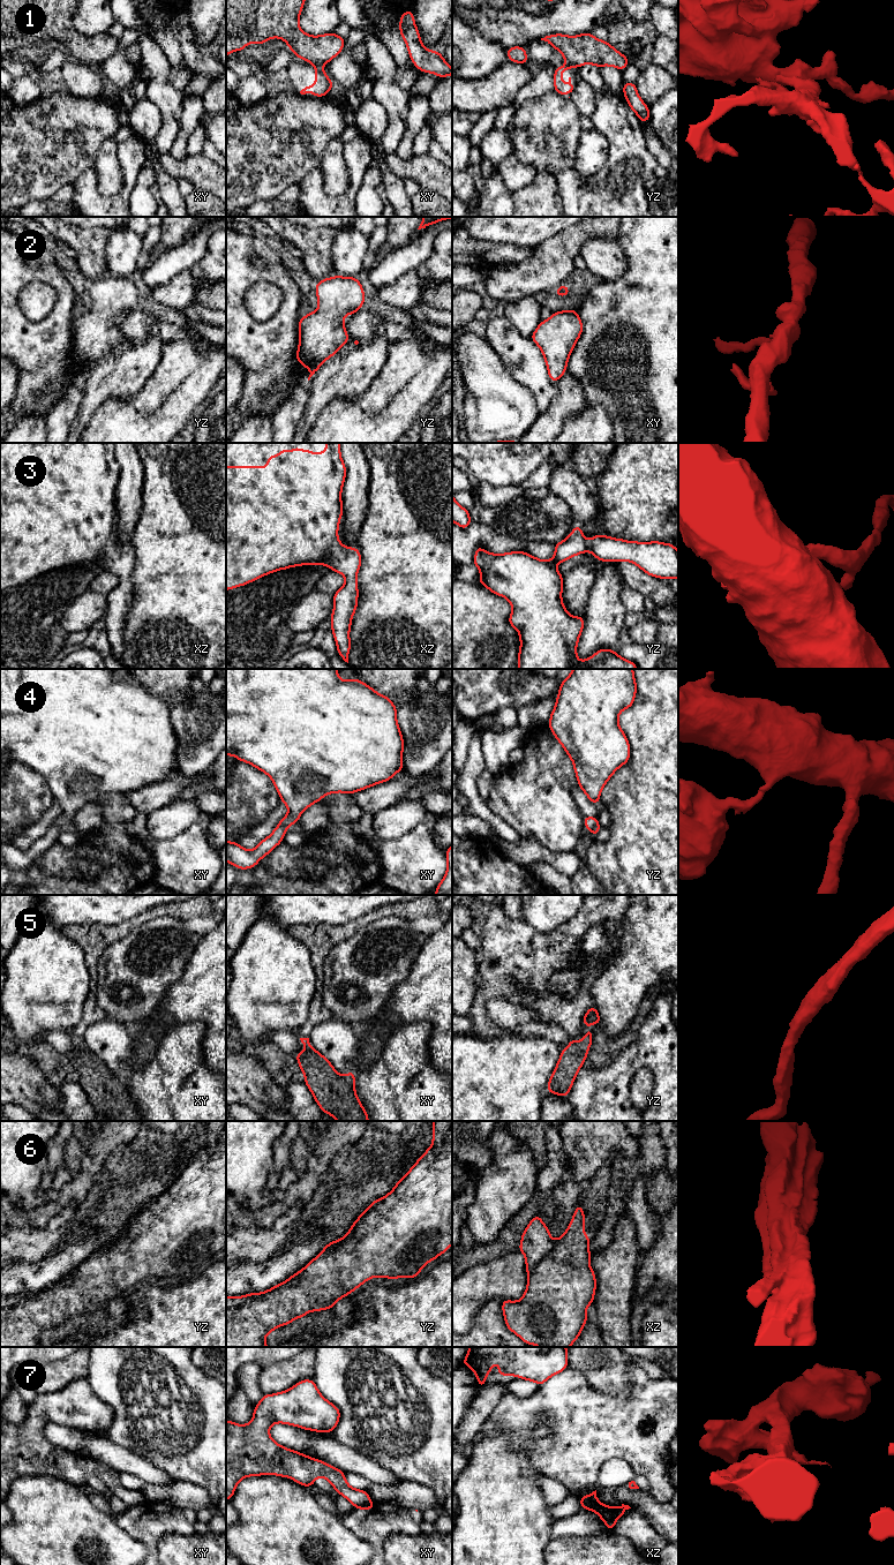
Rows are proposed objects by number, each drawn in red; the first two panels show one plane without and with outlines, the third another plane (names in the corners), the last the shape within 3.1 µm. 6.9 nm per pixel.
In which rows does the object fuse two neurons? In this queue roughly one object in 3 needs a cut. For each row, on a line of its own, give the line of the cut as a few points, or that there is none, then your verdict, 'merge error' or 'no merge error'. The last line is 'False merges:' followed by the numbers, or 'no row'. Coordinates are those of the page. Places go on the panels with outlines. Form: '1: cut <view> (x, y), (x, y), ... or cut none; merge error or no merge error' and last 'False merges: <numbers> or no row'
1: cut xy (314, 64), (320, 67); merge error
2: cut none; no merge error
3: cut none; no merge error
4: cut xy (278, 824), (286, 828); merge error
5: cut none; no merge error
6: cut xz (554, 1241), (554, 1247), (528, 1273); merge error
7: cut xy (370, 1500), (355, 1506); merge error
False merges: 1, 4, 6, 7

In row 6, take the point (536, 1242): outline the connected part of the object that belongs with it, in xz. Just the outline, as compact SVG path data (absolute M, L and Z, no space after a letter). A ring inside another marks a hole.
M535 1216L526 1229L521 1234L521 1241L519 1244L519 1251L525 1255L526 1271L529 1273L554 1248L554 1241L549 1233L548 1226L542 1222L541 1216Z

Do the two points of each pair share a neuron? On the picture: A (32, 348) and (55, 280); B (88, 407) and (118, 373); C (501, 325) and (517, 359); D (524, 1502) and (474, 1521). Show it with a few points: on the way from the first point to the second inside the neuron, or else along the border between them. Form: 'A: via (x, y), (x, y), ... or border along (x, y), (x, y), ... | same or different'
A: via (50, 331), (60, 320), (62, 298) | same
B: via (92, 399), (110, 381) | same
C: via (501, 333), (515, 351) | same
D: via (511, 1514), (504, 1521), (487, 1521) | same

